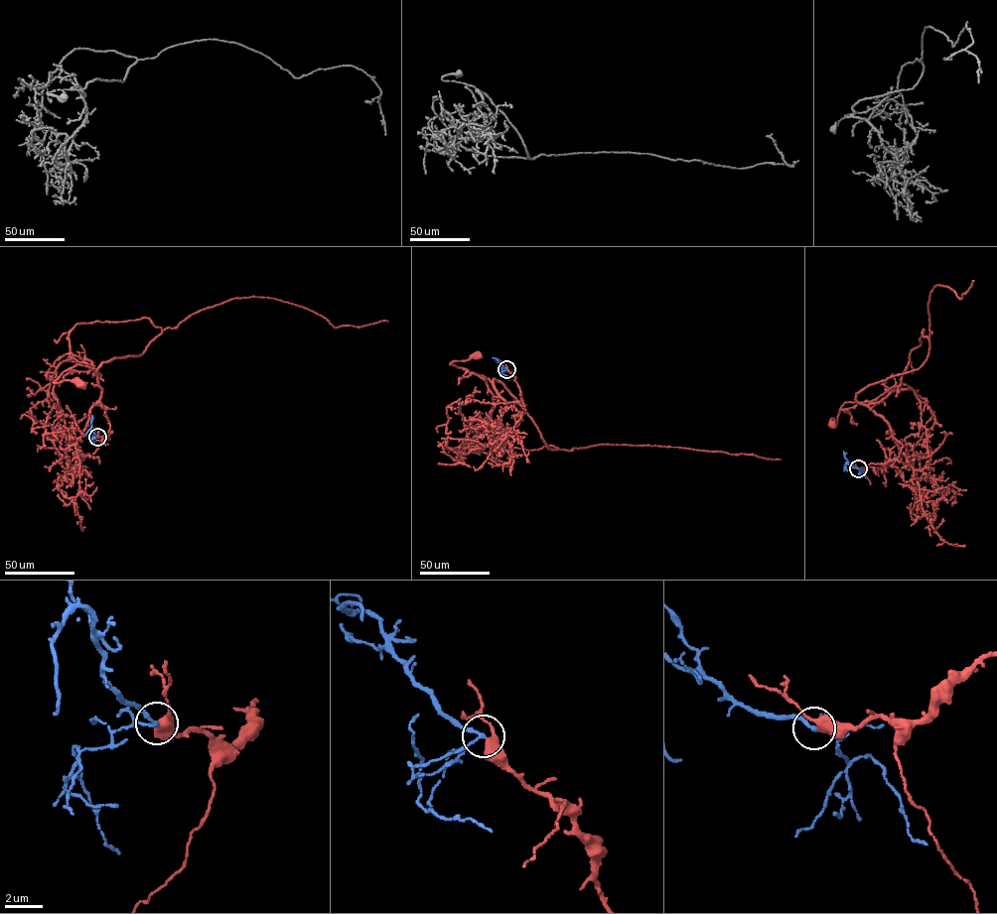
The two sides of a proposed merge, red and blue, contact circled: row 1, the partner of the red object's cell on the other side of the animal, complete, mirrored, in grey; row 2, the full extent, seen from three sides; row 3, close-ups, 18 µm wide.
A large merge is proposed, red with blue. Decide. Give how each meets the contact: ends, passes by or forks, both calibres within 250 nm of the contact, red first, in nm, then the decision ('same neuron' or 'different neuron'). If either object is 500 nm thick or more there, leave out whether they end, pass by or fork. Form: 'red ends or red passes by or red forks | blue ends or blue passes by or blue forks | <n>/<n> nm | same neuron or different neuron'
red passes by | blue passes by | 480/180 nm | same neuron

